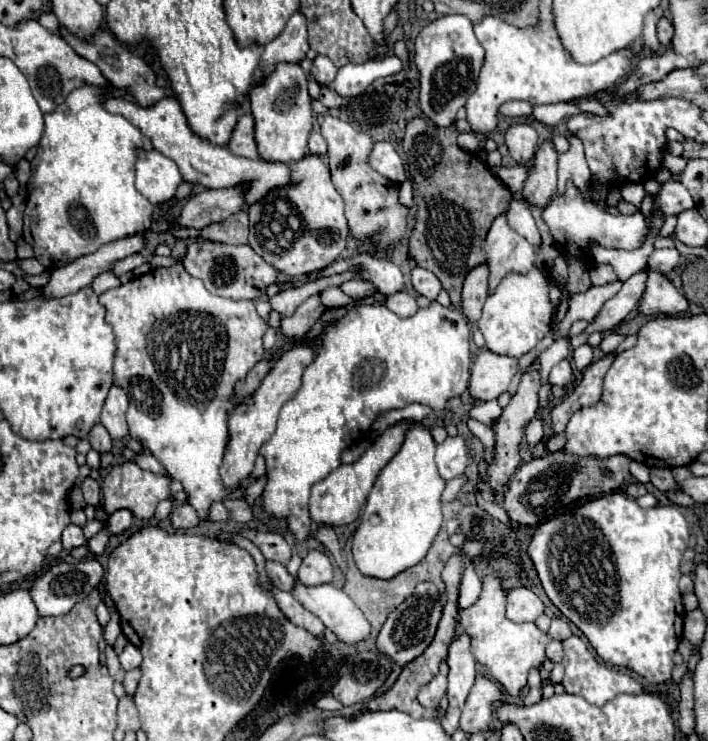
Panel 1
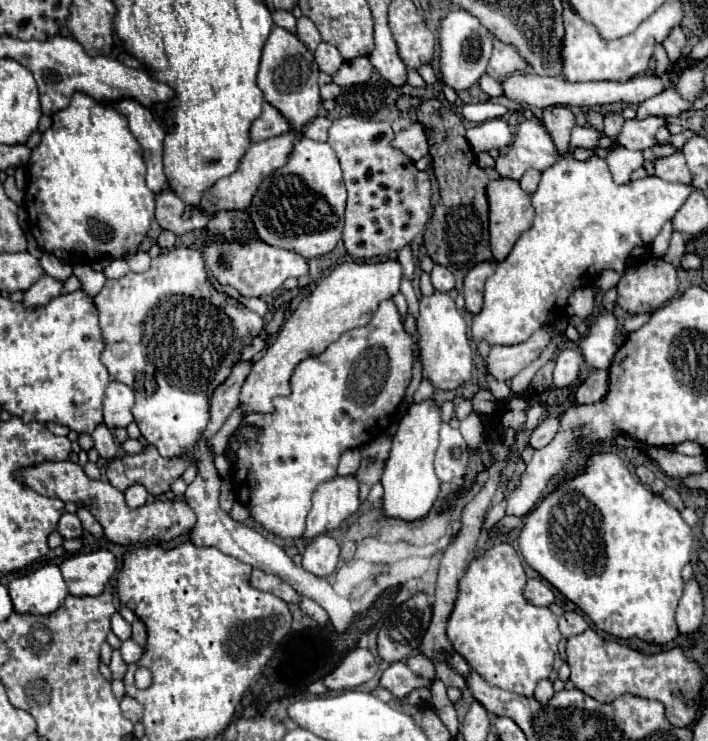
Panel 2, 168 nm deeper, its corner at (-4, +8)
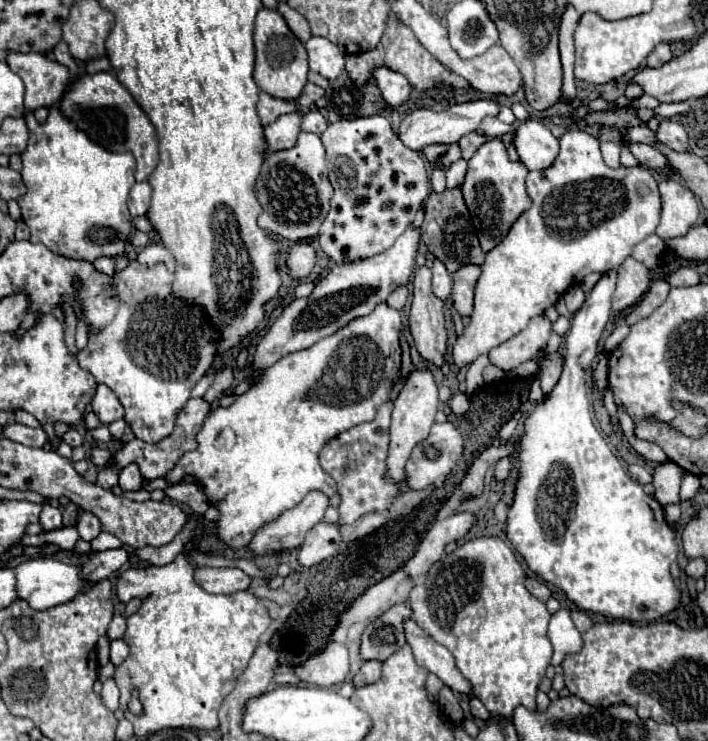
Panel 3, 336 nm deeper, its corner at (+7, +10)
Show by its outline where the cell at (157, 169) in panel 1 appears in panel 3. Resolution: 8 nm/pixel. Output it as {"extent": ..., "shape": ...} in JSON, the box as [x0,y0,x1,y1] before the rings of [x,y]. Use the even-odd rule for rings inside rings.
{"extent":[59,73,157,181],"shape":[[[111,73],[79,75],[59,101],[59,109],[101,147],[107,147],[109,151],[131,151],[137,161],[137,181],[147,181],[157,167],[157,133],[143,109],[133,101],[131,93]]]}

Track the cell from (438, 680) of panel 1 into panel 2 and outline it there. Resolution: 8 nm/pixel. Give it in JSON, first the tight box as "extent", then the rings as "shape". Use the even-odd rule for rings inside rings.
{"extent":[380,661,430,697],"shape":[[[398,661],[398,663],[388,665],[388,669],[384,669],[384,673],[380,677],[380,685],[384,689],[388,689],[394,697],[404,697],[416,687],[422,687],[422,685],[430,687],[430,681],[428,679],[420,679],[418,675],[414,675],[406,667],[404,661]]]}

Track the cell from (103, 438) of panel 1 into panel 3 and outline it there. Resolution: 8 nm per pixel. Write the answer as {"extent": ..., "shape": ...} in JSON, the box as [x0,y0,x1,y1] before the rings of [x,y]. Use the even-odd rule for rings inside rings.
{"extent":[91,447,113,467],"shape":[[[93,447],[93,451],[91,451],[91,461],[93,461],[95,465],[99,465],[99,467],[105,467],[107,463],[113,461],[113,457],[111,457],[111,453],[109,453],[107,449]]]}

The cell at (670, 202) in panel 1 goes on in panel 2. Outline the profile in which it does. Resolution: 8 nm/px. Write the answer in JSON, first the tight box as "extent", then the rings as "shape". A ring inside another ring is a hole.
{"extent":[472,147,692,345],"shape":[[[574,147],[564,153],[552,167],[542,171],[540,185],[536,189],[536,201],[532,195],[532,205],[536,207],[534,223],[516,241],[510,255],[496,263],[494,275],[486,281],[484,307],[474,317],[472,339],[476,343],[486,341],[488,345],[516,345],[524,343],[536,329],[544,325],[546,319],[560,319],[566,309],[566,301],[576,287],[588,285],[600,271],[612,269],[620,275],[626,273],[626,261],[636,247],[648,247],[652,239],[660,233],[662,225],[674,217],[682,203],[692,193],[690,185],[668,183],[658,177],[644,177],[628,181],[624,185],[614,183],[606,159],[592,153],[590,159],[578,161],[572,155]]]}

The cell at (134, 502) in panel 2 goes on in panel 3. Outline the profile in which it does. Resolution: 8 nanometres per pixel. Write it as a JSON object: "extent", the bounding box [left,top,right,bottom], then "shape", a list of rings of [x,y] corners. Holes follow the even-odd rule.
{"extent":[119,463,143,491],"shape":[[[135,463],[127,465],[121,473],[119,473],[119,487],[123,491],[139,491],[143,483],[143,477],[139,473],[139,467]]]}

